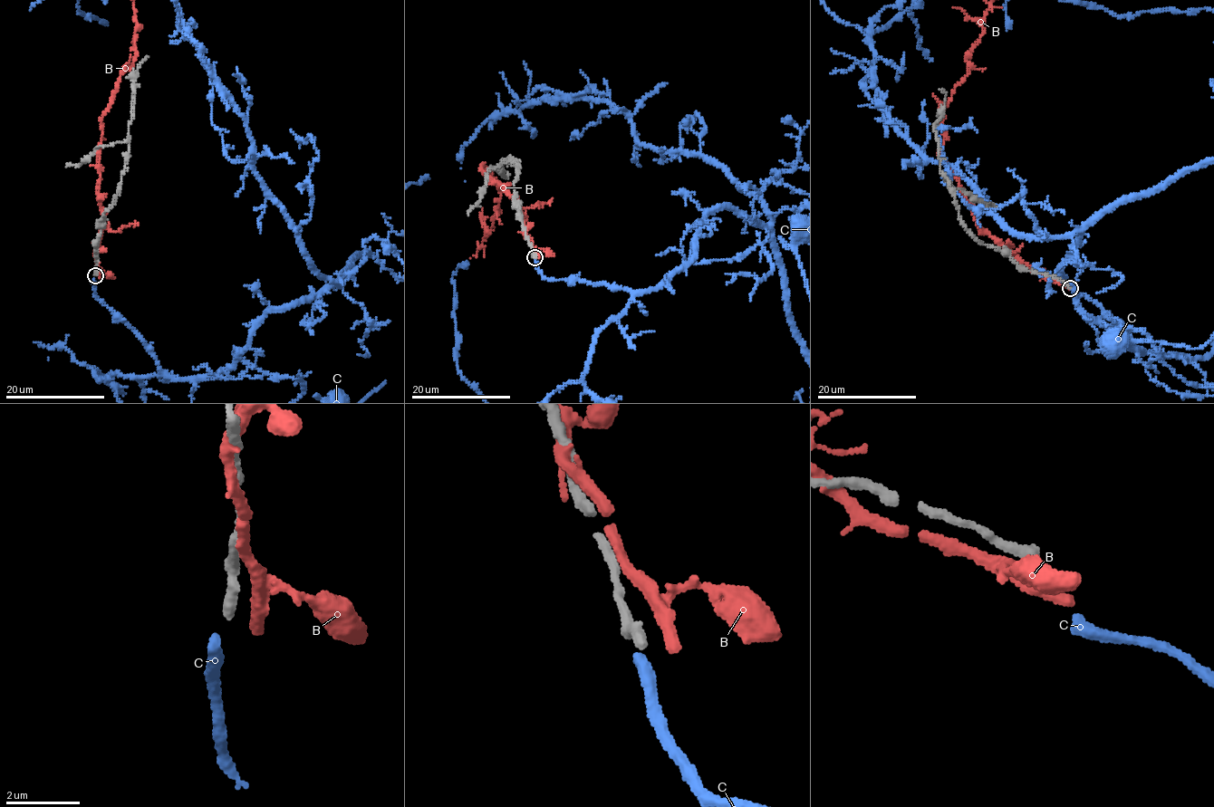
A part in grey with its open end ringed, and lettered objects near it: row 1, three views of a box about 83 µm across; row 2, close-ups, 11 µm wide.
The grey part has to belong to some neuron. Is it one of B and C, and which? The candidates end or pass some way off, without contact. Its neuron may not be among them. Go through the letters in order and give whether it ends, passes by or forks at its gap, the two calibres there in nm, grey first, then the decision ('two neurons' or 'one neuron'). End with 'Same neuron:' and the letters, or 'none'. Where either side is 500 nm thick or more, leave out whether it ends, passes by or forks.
B: it ends | 280/340 nm | two neurons
C: it ends | 280/340 nm | one neuron
Same neuron: C

